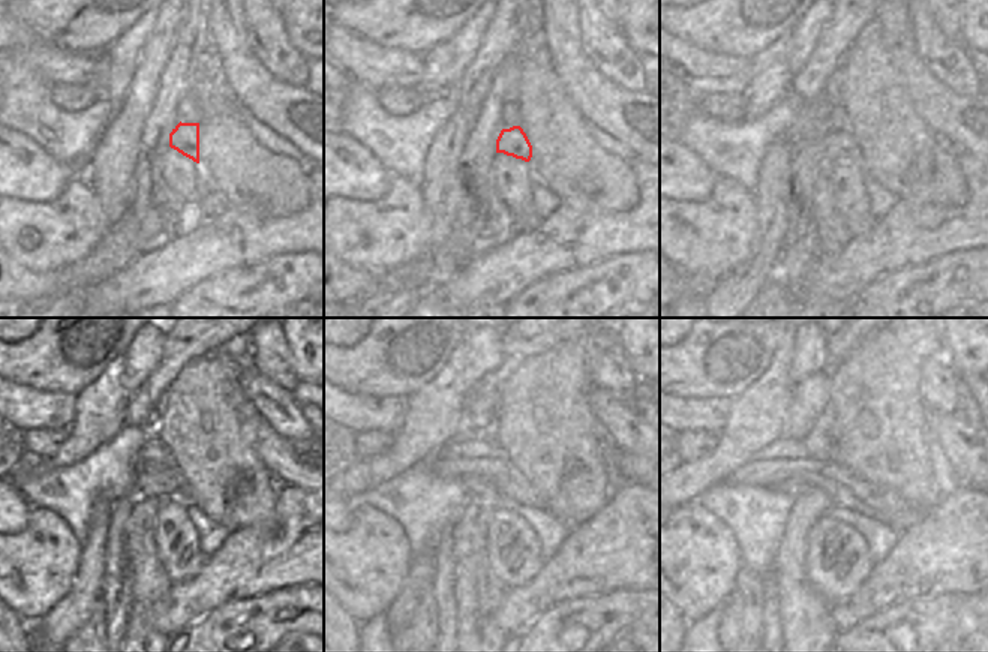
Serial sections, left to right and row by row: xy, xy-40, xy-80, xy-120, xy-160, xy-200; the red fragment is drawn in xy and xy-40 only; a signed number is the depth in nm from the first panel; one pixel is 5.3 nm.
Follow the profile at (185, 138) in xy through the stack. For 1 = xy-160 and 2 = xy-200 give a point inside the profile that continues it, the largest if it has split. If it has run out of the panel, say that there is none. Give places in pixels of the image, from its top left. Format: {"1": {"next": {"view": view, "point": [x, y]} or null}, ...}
{"1": {"next": {"view": "xy-160", "point": [474, 484]}}, "2": {"next": {"view": "xy-200", "point": [793, 486]}}}

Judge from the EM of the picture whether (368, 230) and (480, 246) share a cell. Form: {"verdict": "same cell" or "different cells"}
{"verdict": "different cells"}

